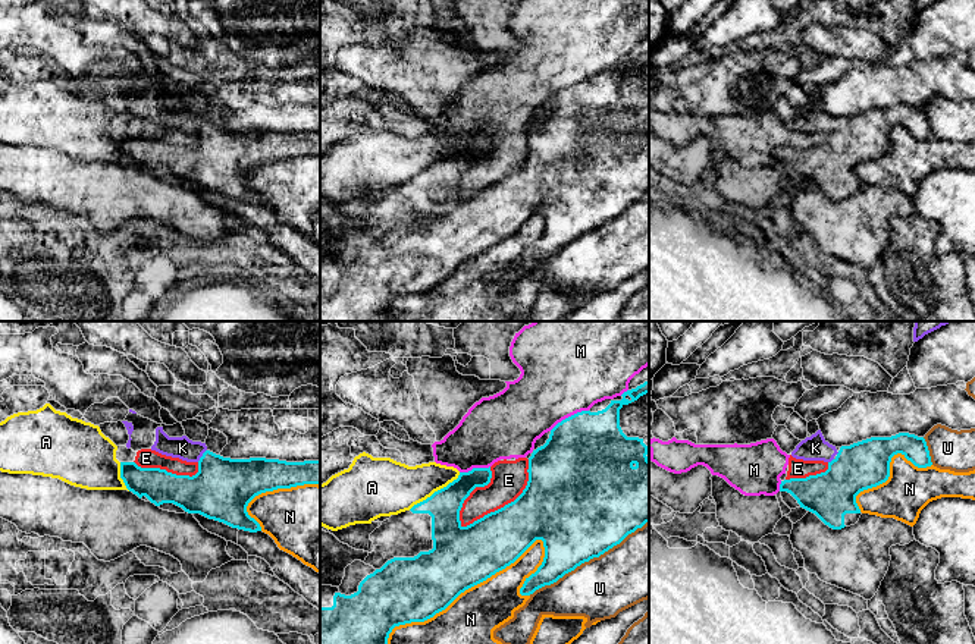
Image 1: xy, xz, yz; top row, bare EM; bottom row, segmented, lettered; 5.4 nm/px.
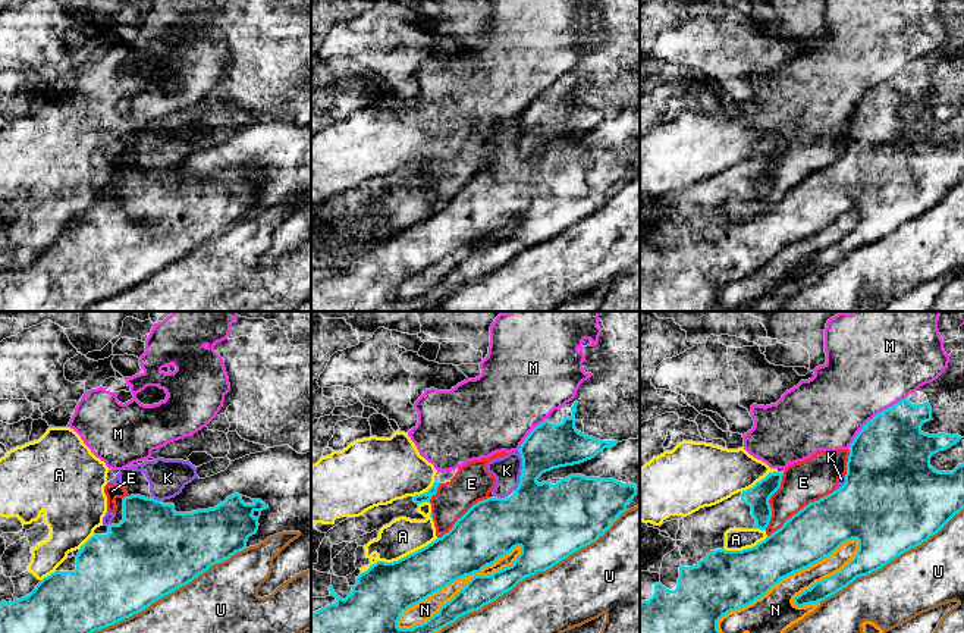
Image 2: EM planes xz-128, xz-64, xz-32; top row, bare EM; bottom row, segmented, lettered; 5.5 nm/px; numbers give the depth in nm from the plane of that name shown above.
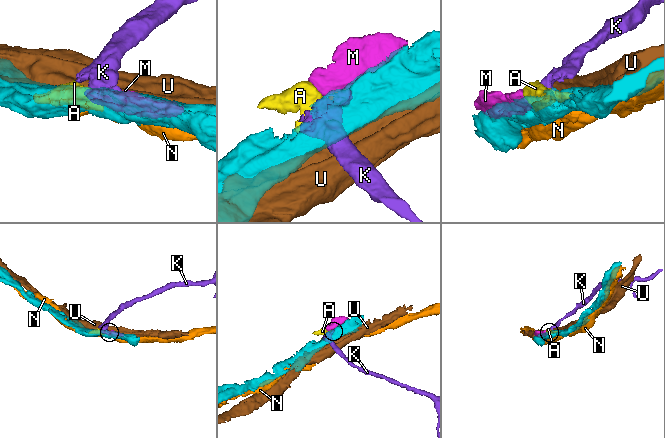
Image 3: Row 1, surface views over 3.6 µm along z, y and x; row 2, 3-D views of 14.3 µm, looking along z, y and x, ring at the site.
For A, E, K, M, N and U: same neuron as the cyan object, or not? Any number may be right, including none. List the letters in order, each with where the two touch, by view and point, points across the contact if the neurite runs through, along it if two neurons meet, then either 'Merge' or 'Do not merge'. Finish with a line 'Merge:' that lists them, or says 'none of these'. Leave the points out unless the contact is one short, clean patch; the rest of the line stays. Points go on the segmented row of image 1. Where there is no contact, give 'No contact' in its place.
A: Touches cyan at xz (435, 492). Do not merge
E: Touches cyan at xz (508, 503). Do not merge
K: Touches cyan at xy (203, 455). Merge
M: Touches cyan at xz (568, 417). Do not merge
N: Touches cyan at xz (461, 591). Do not merge
U: Touches cyan at xz (588, 561). Do not merge
Merge: K

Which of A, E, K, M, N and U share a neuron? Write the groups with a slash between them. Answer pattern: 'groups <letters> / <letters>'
groups A E M / K / N / U

